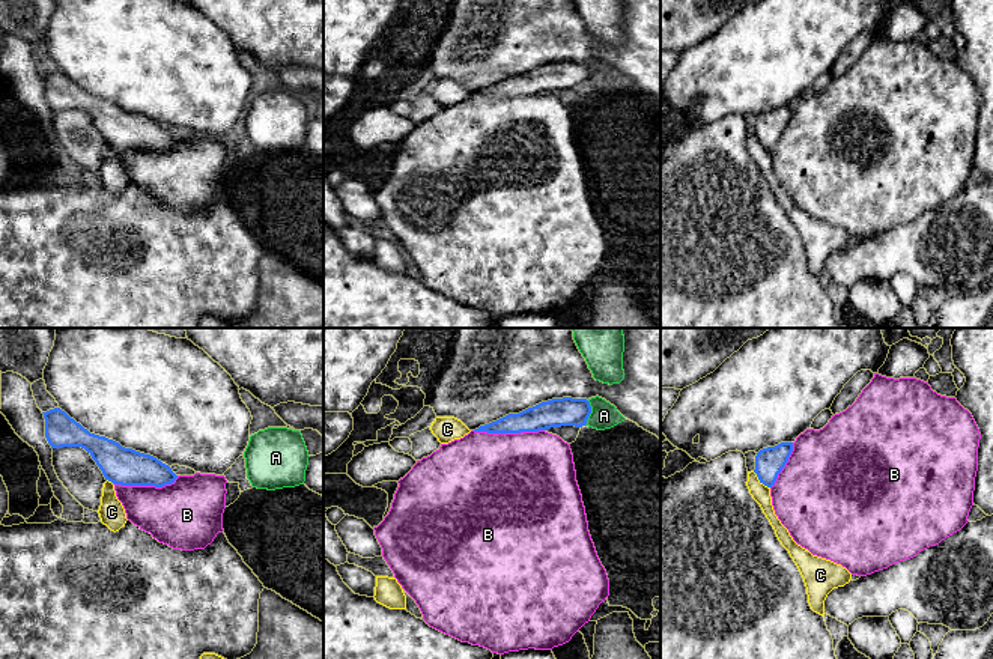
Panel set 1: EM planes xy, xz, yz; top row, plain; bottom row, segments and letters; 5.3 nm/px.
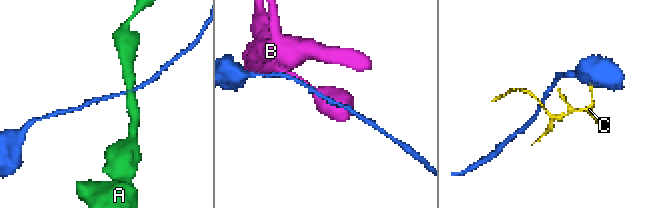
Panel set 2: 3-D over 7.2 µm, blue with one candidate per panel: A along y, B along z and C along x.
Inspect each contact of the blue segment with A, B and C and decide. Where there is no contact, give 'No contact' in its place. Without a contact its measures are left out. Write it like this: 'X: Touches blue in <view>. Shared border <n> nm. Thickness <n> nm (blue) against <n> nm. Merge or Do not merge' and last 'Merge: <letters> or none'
A: Touches blue in xz. Shared border 140 nm. Thickness 150 nm (blue) against 140 nm. Do not merge
B: Touches blue in xz. Shared border 380 nm. Thickness 140 nm (blue) against 500 nm. Do not merge
C: Touches blue in yz. Shared border 130 nm. Thickness 160 nm (blue) against 100 nm. Do not merge
Merge: none

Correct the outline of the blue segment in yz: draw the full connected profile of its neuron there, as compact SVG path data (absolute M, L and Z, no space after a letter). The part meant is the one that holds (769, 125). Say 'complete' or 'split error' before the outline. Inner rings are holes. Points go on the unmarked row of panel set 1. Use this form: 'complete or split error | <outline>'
complete | M781 105L775 110L763 111L755 119L755 132L760 146L772 150L793 114L793 105Z

